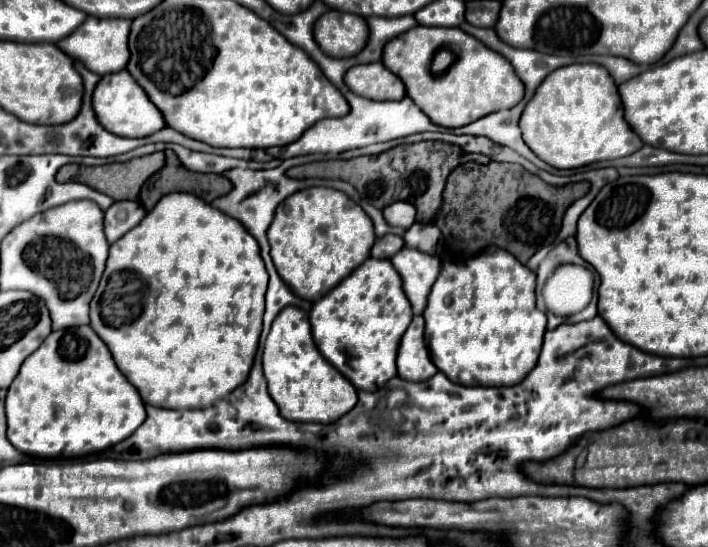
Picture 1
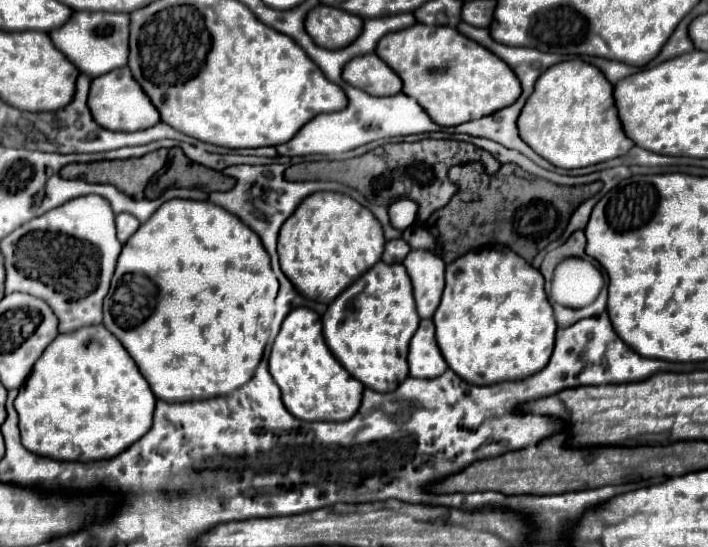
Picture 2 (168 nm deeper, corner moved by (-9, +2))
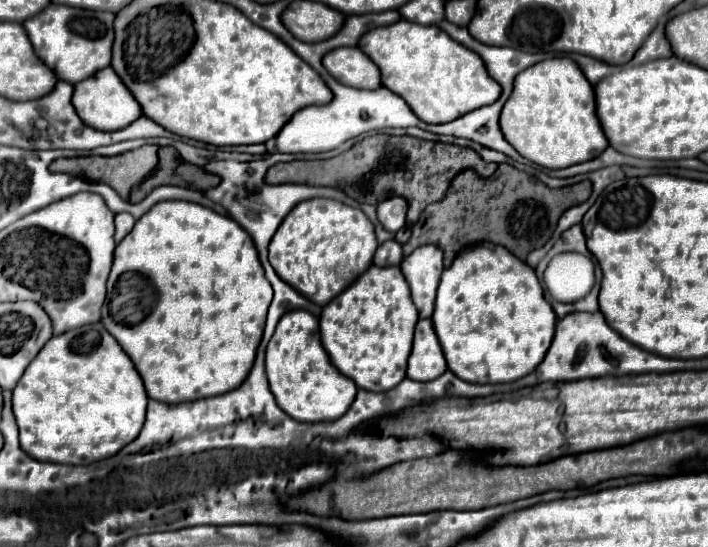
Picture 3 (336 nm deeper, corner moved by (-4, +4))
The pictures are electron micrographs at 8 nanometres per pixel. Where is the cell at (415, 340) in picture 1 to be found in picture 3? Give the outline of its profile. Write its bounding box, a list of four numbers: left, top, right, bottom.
[408,319,446,381]

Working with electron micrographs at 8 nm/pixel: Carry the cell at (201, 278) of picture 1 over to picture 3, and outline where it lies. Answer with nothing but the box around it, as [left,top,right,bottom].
[102,201,272,403]

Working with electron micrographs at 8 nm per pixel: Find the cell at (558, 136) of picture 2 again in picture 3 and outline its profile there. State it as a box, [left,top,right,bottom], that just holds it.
[500,57,610,169]

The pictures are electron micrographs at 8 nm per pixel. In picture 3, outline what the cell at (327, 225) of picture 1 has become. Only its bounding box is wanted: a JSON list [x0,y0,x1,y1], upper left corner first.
[270,199,378,305]

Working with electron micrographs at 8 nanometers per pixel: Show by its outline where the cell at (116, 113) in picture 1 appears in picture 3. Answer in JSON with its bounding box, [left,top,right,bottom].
[72,67,144,131]

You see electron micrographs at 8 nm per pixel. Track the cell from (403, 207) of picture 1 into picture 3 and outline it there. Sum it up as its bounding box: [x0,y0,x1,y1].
[378,197,406,233]

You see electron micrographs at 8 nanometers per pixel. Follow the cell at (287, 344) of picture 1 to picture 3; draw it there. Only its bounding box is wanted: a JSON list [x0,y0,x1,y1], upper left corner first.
[266,309,358,423]

